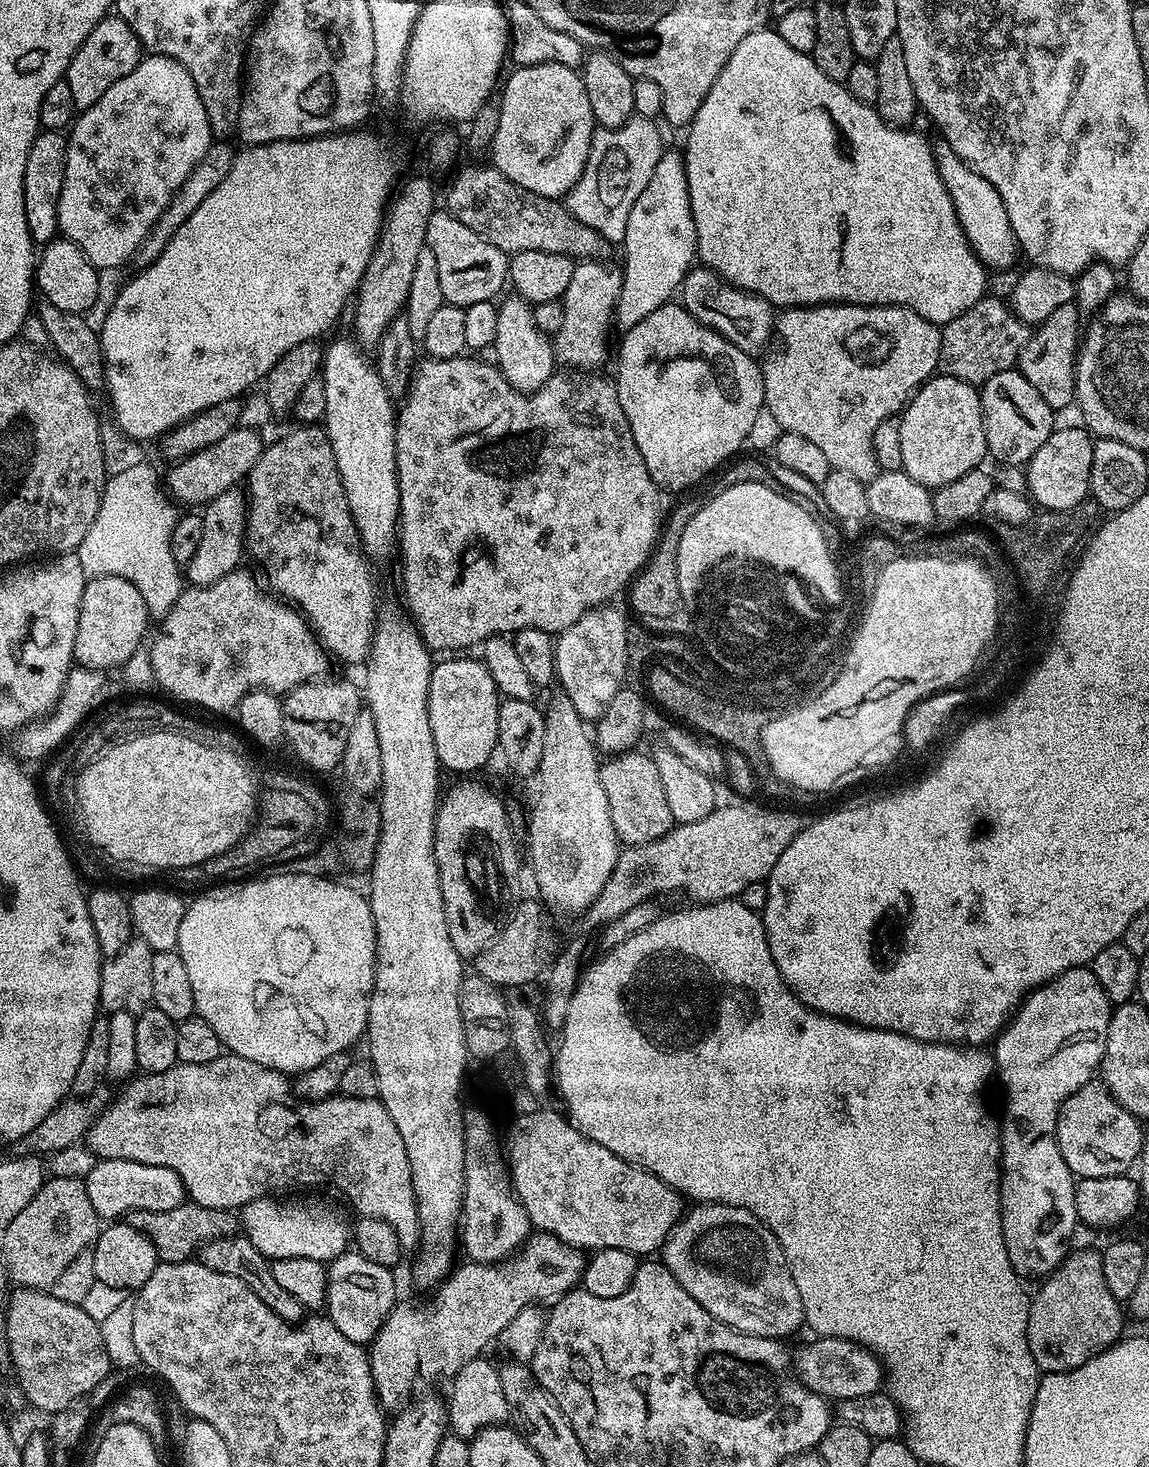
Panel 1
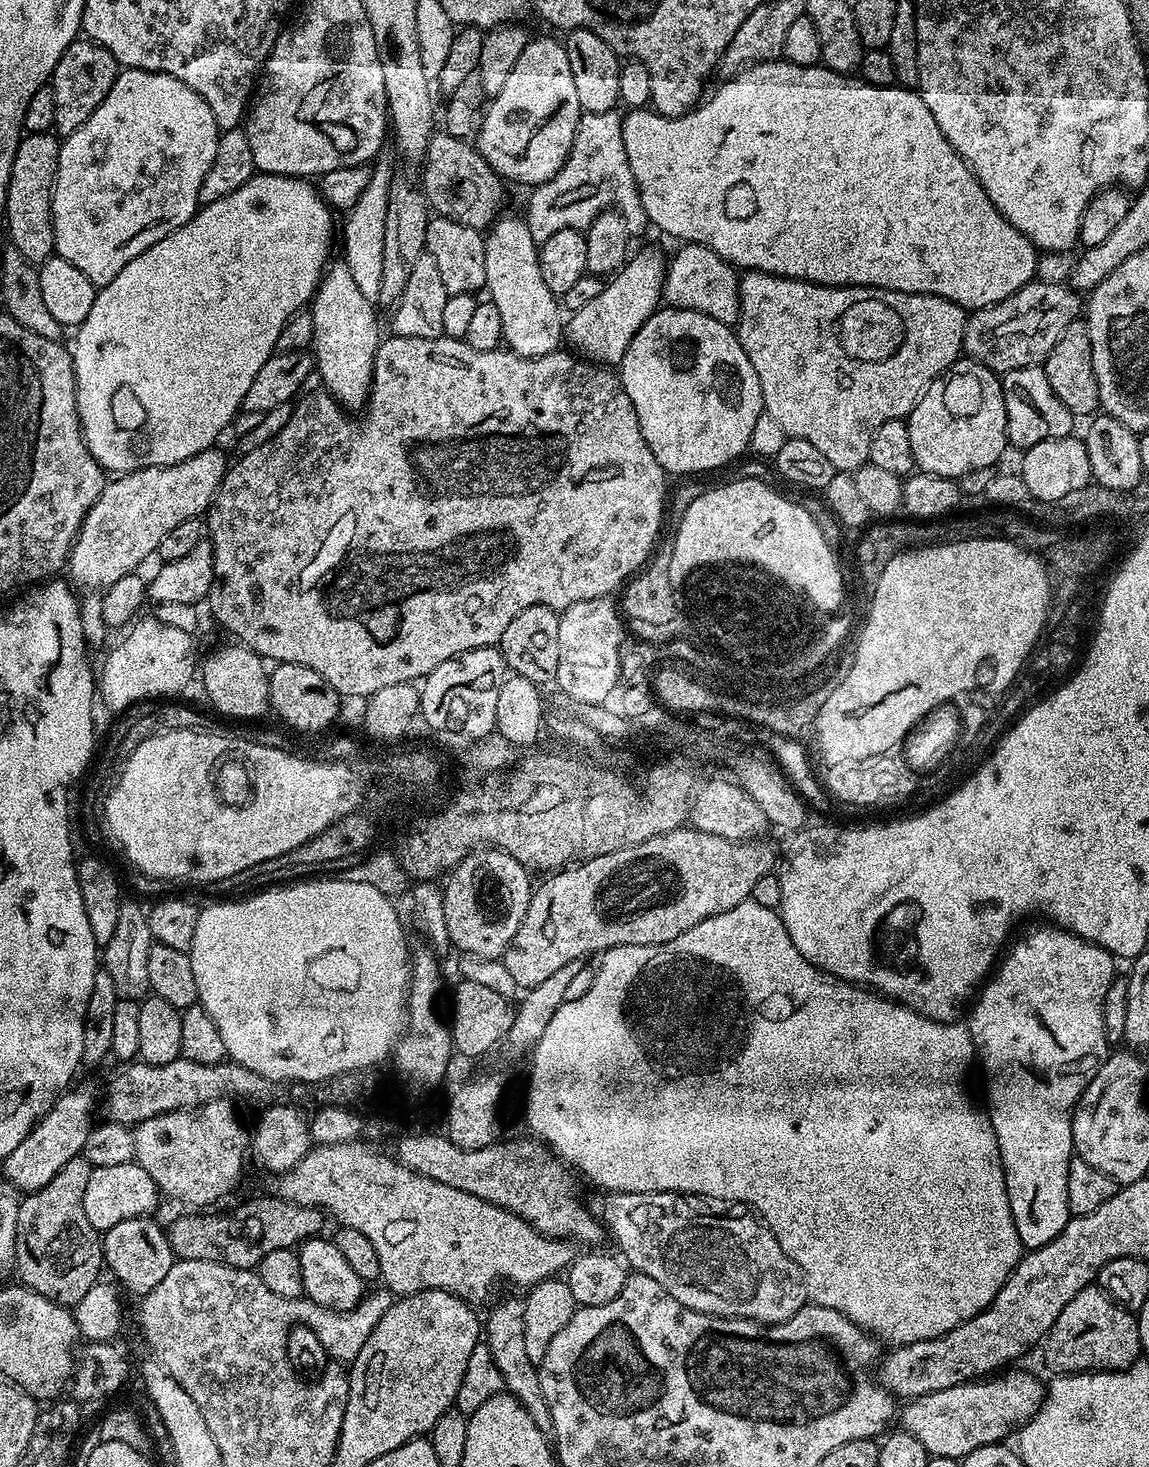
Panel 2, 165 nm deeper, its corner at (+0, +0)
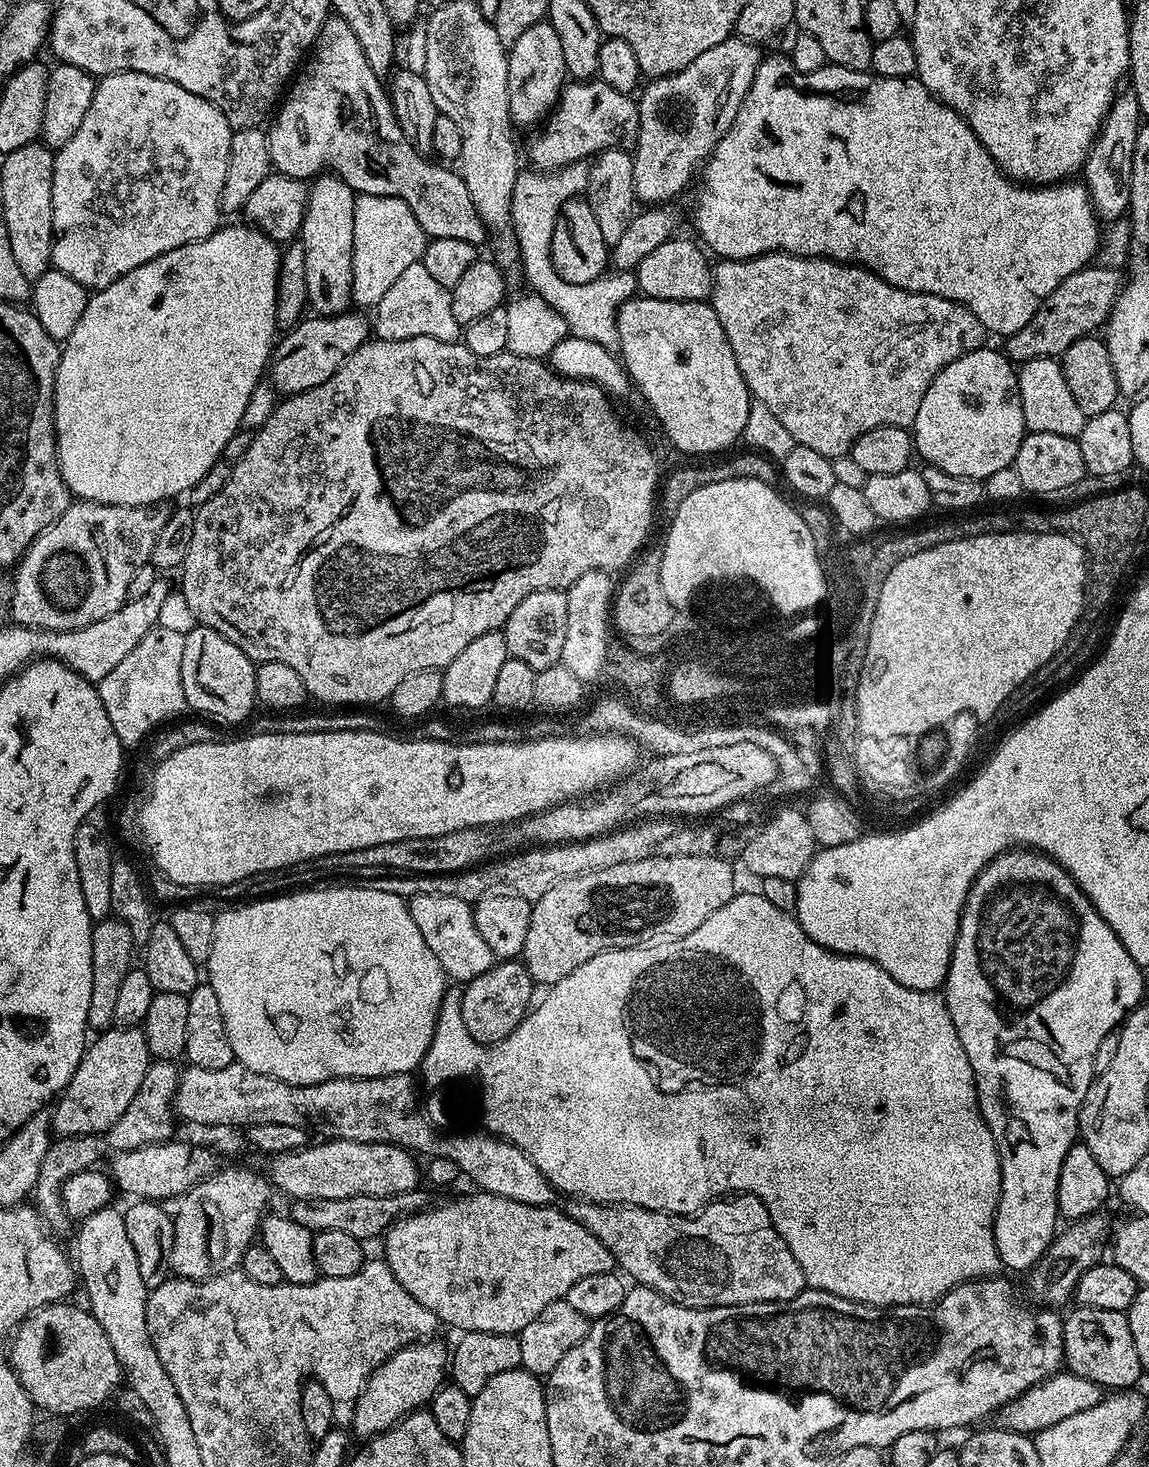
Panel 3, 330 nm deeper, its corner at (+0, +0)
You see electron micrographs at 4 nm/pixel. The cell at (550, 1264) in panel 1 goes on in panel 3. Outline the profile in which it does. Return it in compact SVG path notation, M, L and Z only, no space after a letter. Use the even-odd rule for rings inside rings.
M428 1338L423 1342L407 1344L369 1374L368 1381L354 1401L351 1431L363 1438L377 1436L412 1412L423 1409L446 1383L446 1369L450 1352L439 1344L439 1339Z

